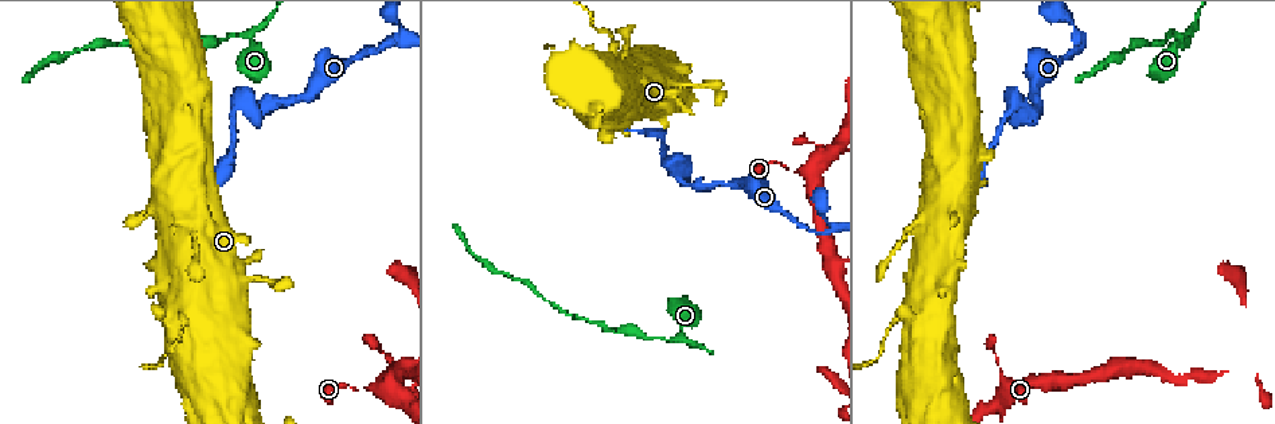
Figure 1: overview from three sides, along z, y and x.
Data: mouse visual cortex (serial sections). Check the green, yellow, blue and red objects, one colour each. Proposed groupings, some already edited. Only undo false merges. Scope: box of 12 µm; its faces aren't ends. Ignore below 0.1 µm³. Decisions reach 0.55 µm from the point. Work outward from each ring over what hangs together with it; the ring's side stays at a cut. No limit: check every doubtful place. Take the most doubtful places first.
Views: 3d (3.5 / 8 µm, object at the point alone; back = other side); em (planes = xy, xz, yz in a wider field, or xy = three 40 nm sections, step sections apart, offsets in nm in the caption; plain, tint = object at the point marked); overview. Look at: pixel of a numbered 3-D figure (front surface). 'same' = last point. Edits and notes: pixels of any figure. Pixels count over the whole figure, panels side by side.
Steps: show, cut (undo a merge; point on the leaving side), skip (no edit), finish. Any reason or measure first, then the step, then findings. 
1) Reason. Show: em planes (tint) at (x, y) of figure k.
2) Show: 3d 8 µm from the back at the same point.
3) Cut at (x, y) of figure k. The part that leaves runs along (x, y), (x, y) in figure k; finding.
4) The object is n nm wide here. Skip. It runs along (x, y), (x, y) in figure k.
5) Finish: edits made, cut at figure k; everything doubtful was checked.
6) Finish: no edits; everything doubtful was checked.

Abrupt turn. Show: 3d 3.5 µm at (683, 186) of figure 1.

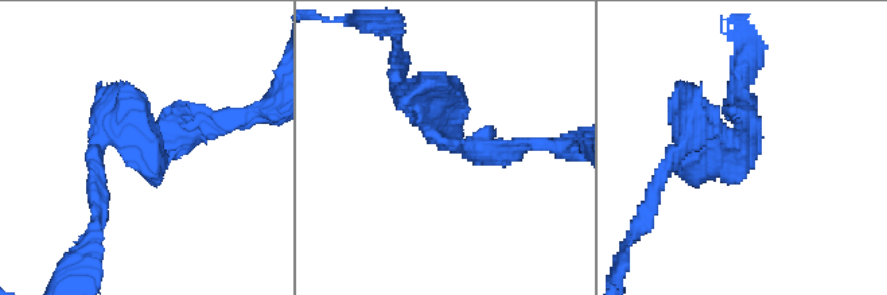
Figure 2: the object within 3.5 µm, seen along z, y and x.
Show: em xy step 3 (tint) at (442, 140) of figure 2.

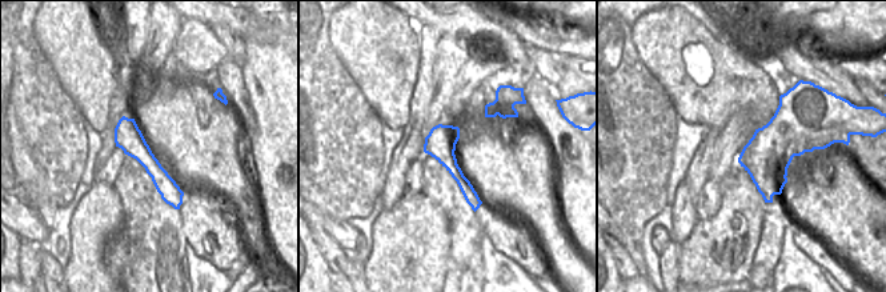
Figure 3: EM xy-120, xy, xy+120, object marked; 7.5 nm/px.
Skip. Continuous, no second cell.

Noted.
A narrow waist. Show: 3d 3.5 µm at (390, 41) of figure 1.

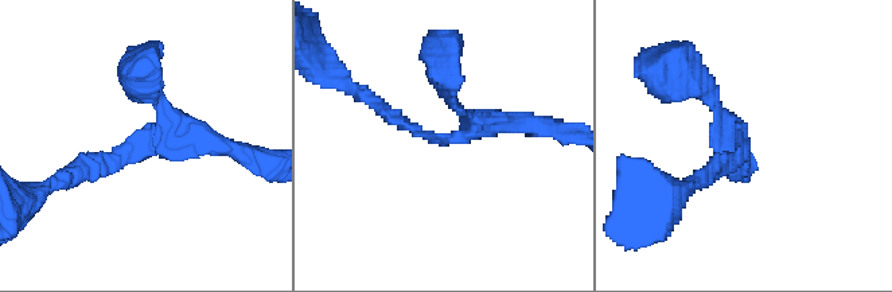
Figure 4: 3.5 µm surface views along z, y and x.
3 arms meet here; the arms are 150, 200, 250 nm wide; need the tissue. Show: em xy step 3 (tint) at (741, 138) of figure 4.

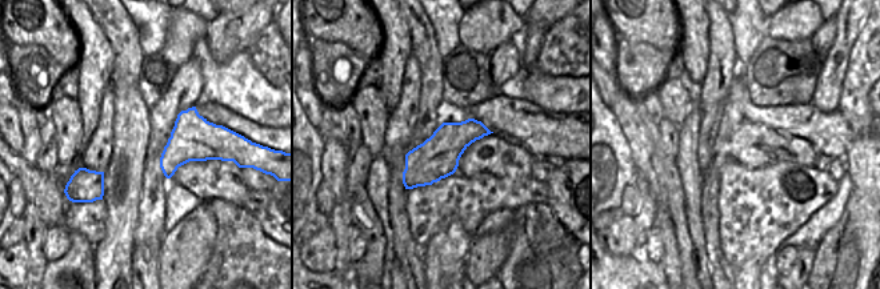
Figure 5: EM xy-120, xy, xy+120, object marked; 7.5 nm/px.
Show: em xy step 2 (tint) at the same point.

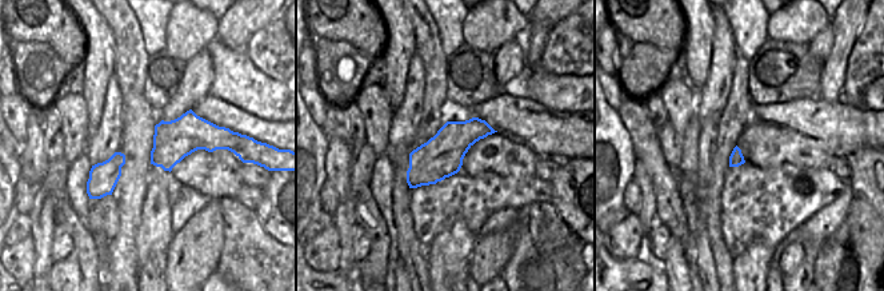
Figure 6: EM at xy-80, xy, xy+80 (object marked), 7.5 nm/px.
Skip. All the same cell.

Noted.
Sudden change in width. Show: 3d 3.5 µm at (674, 338) of figure 1.

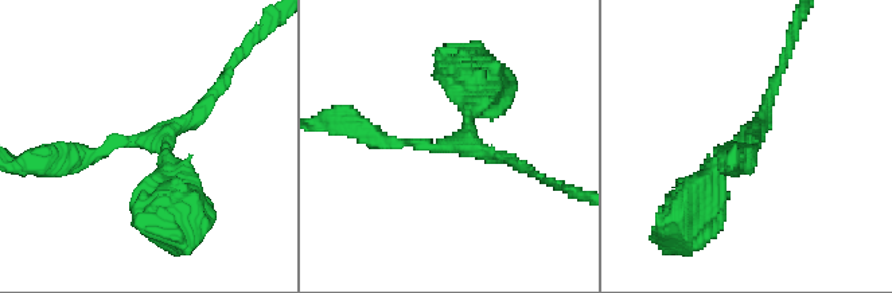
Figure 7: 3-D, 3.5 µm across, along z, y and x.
3 arms meet here; the arms are 150, 150, 350 nm wide. Show: em xy step 5 (tint) at (754, 141) of figure 7.

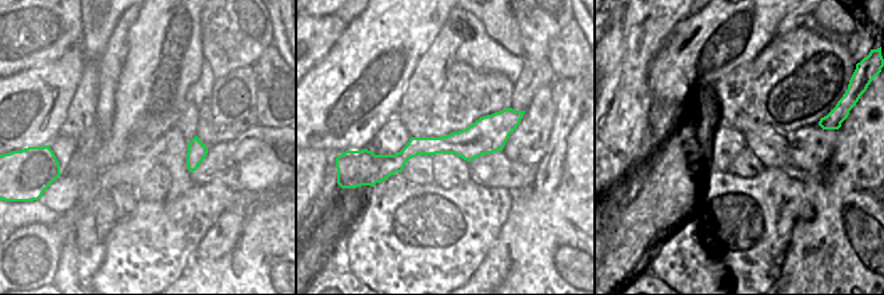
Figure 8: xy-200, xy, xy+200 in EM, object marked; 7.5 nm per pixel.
Another direction. Show: em xy step 1 (tint) at the same point.

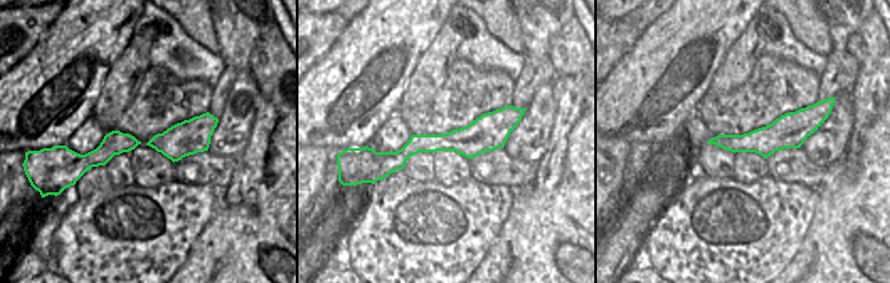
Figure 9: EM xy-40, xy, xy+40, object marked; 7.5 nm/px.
Skip. It runs along (174, 199), (166, 141), (62, 153) in figure 7; one cell here.

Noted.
A narrow waist. Show: 3d 3.5 µm at (889, 325) of figure 1.

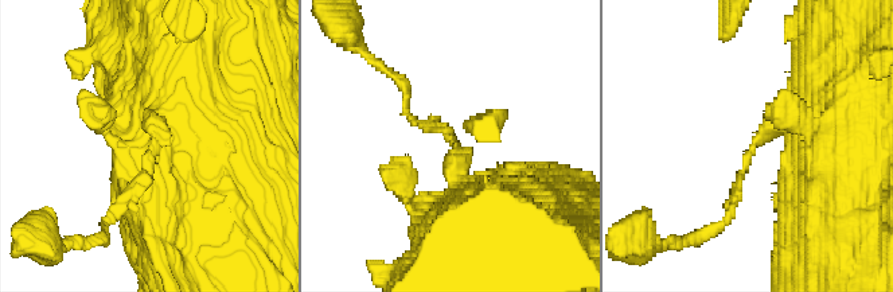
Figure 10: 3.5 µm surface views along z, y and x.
The arms are 150, 900 nm wide. Show: em xy step 1 (tint) at (459, 142) of figure 10.

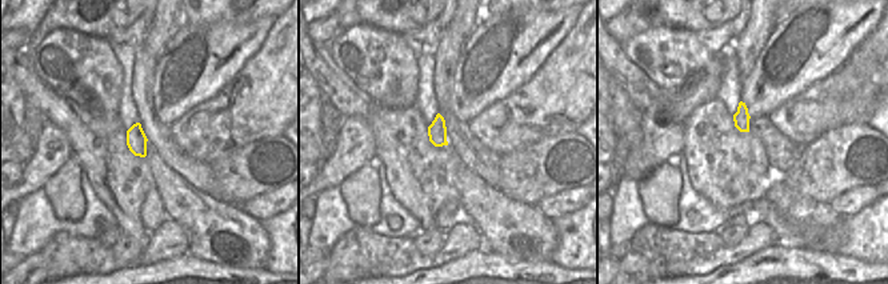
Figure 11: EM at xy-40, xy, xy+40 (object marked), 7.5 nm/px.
Skip. It runs along (839, 117), (771, 125), (747, 158), (726, 215) in figure 10; continuous, no second cell.

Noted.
Finish: no edits; everything doubtful was checked.

